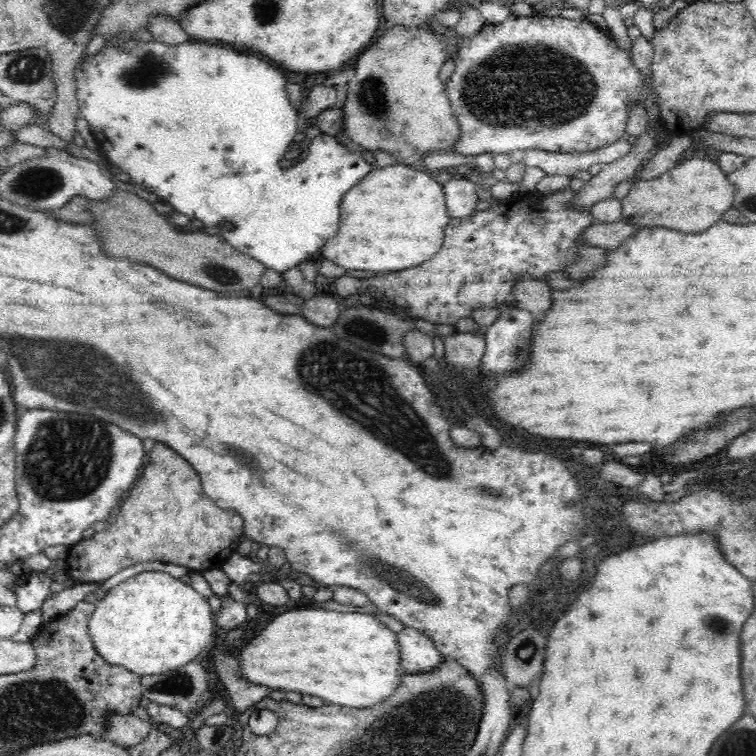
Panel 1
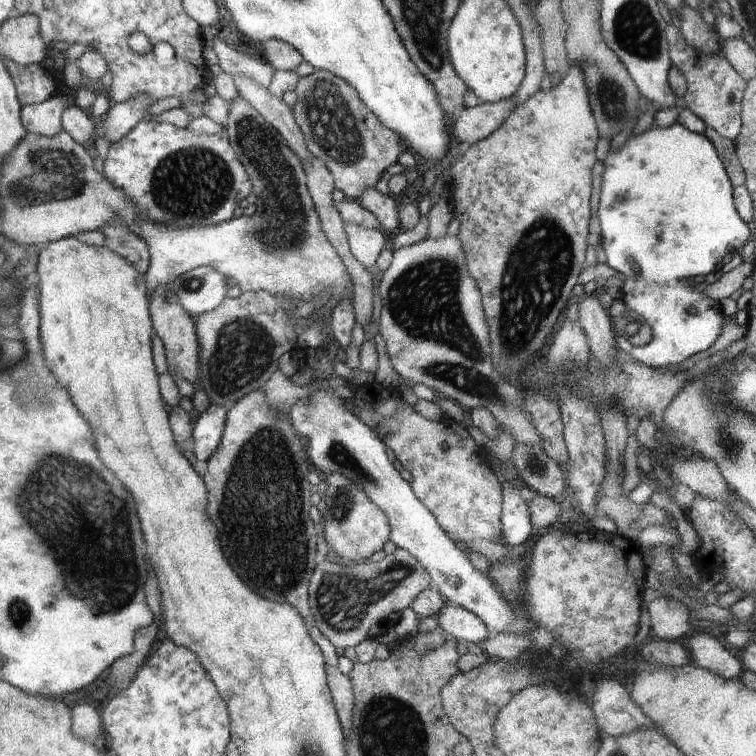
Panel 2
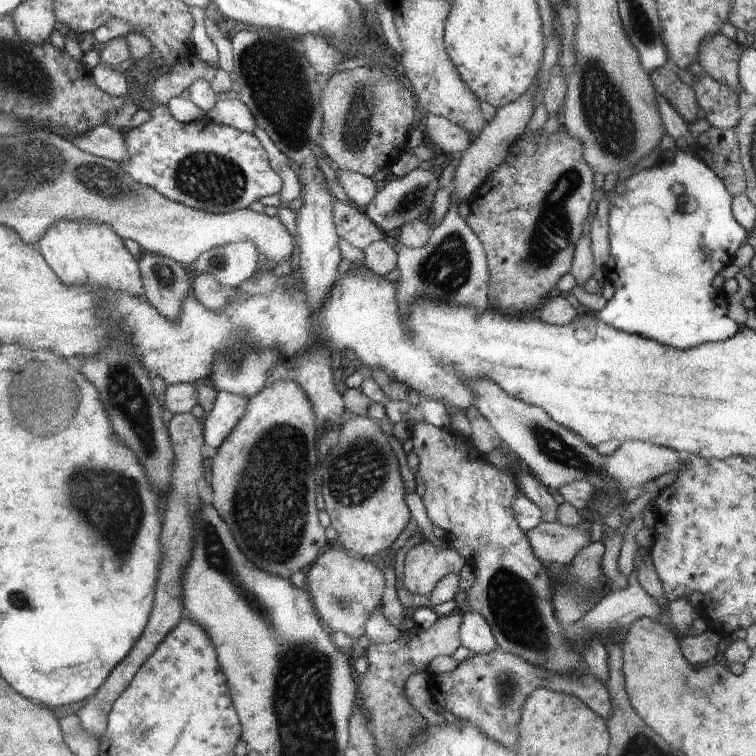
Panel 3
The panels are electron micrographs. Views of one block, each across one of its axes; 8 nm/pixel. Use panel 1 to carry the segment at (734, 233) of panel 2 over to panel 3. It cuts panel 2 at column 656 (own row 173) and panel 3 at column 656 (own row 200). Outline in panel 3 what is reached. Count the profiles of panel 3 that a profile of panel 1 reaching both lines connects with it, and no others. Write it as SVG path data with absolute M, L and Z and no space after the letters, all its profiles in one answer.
M678 148L674 151L674 154L672 162L663 162L660 159L651 168L636 169L632 176L624 181L624 186L626 186L624 195L618 195L614 188L607 192L608 196L610 196L610 211L608 214L610 255L605 265L606 268L601 271L600 277L612 283L616 289L616 293L608 301L606 308L595 315L598 320L604 322L604 324L608 324L614 330L620 330L620 332L626 332L626 334L636 334L636 336L654 340L658 344L672 346L676 350L686 350L686 348L696 348L696 346L708 342L723 342L724 340L733 338L739 332L739 325L730 316L727 316L729 306L727 295L723 291L714 291L714 284L712 282L722 268L733 263L736 252L745 240L748 239L750 233L742 228L734 219L731 210L733 197L726 189L724 182L720 180L710 166L704 164L704 160L700 160L700 156L697 156L696 151L693 151L693 148L690 148L690 150Z

